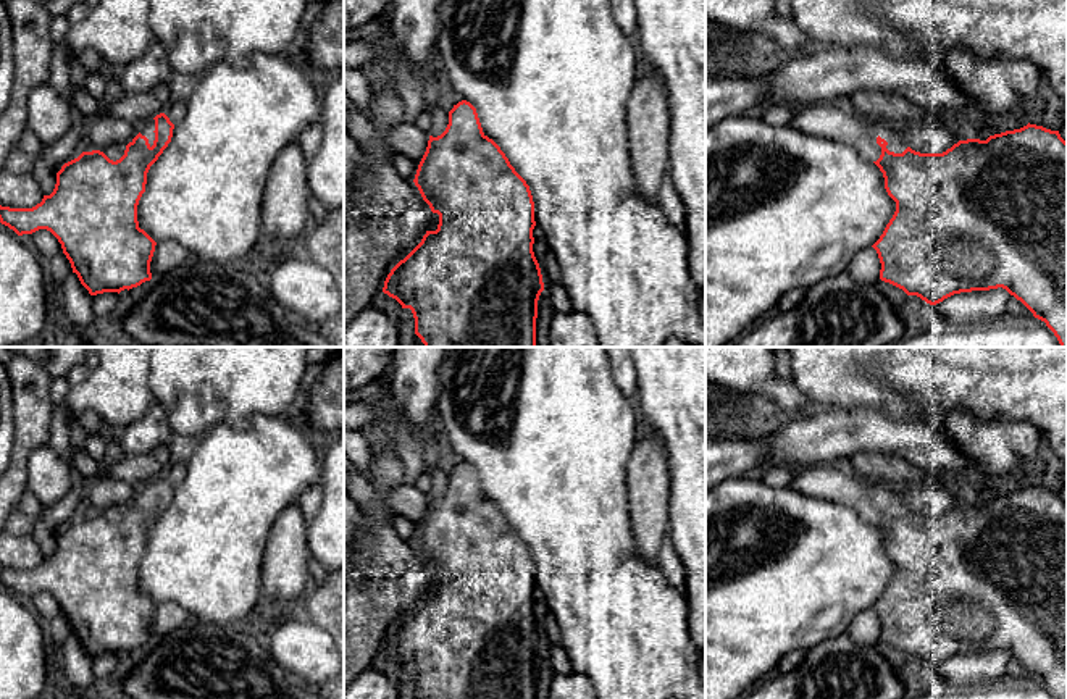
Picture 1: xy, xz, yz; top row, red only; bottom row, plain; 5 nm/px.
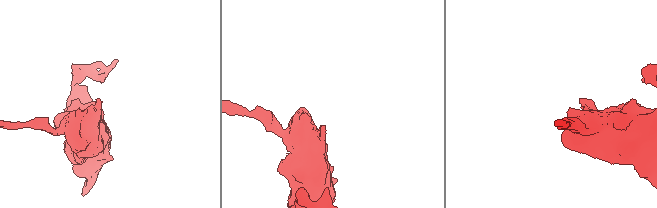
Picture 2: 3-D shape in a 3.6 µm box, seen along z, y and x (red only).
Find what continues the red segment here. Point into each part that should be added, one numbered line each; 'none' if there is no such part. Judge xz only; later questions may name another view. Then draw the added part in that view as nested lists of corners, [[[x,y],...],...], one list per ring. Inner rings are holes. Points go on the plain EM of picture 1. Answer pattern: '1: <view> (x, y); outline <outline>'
none

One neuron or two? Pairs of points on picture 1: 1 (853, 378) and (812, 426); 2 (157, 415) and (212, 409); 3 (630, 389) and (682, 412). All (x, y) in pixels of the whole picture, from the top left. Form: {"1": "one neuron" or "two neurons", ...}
{"1": "two neurons", "2": "two neurons", "3": "two neurons"}

